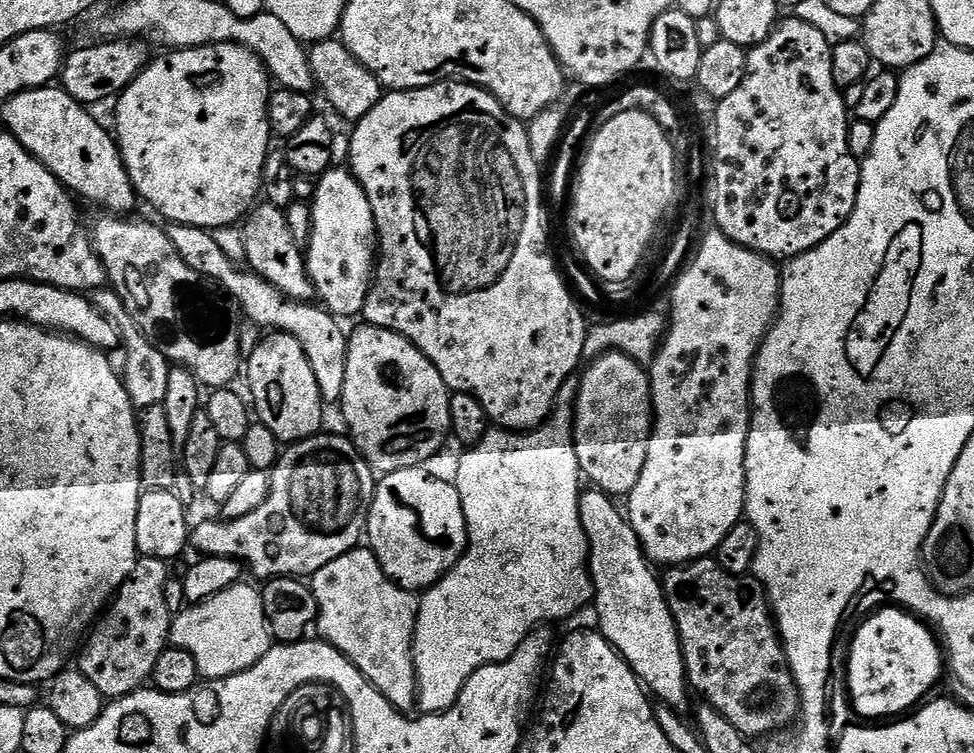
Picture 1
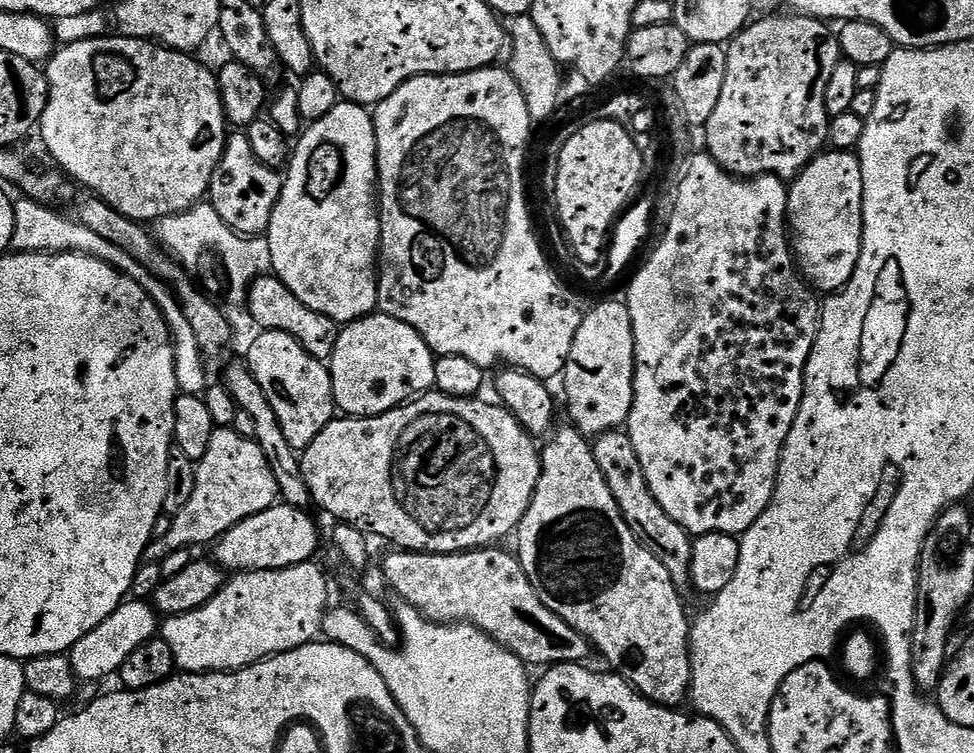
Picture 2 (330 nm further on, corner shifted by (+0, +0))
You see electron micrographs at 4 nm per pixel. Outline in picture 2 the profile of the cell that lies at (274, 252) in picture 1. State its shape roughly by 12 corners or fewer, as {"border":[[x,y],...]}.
{"border":[[227,137],[210,203],[246,237],[264,236],[282,176]]}

